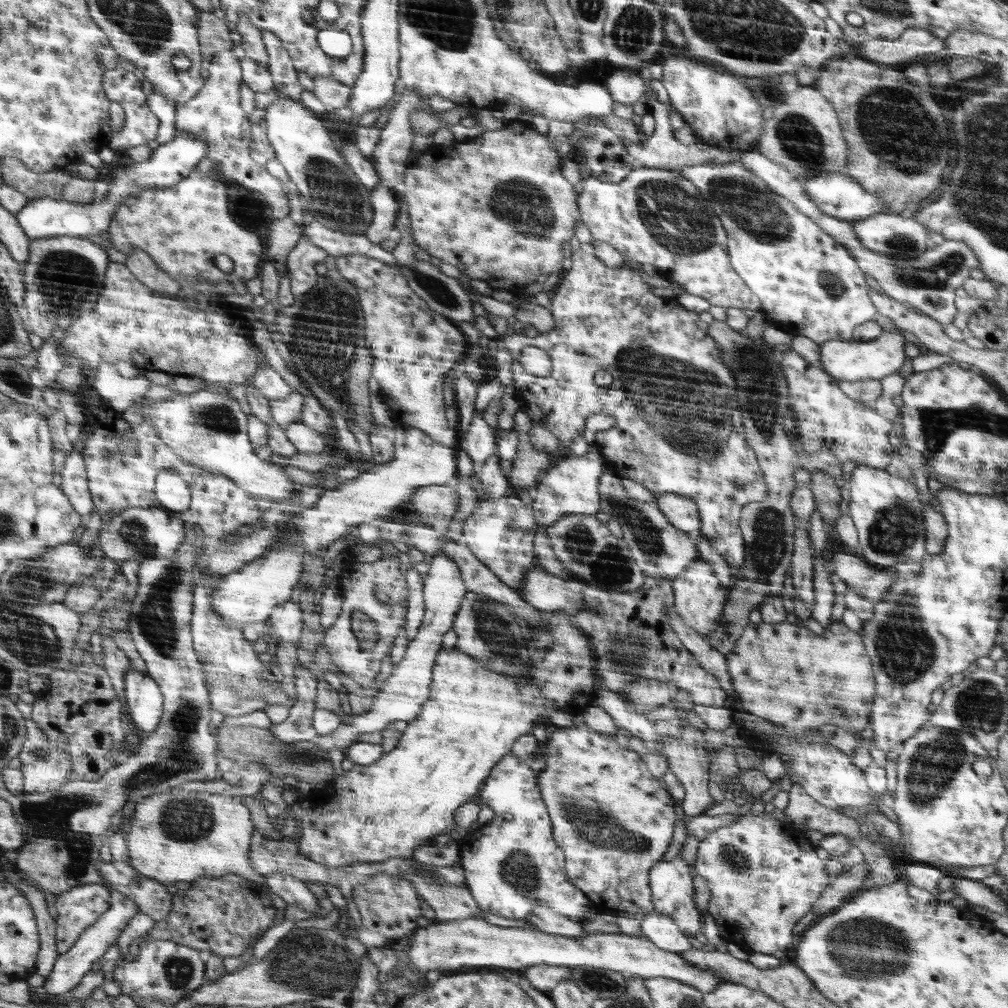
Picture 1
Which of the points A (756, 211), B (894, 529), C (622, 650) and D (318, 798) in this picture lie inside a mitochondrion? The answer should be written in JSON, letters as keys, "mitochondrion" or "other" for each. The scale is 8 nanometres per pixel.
{"A":"mitochondrion","B":"mitochondrion","C":"mitochondrion","D":"other"}

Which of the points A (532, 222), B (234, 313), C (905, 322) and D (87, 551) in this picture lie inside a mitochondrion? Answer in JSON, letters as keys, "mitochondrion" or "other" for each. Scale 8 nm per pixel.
{"A":"mitochondrion","B":"other","C":"other","D":"mitochondrion"}

